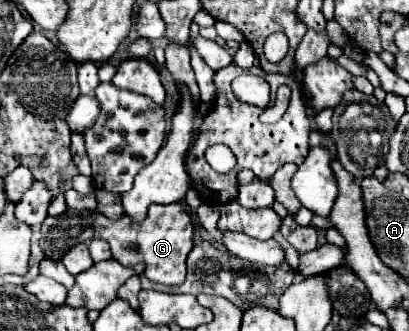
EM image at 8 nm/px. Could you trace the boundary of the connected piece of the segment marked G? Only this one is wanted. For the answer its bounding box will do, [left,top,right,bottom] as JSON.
[93,203,195,285]

